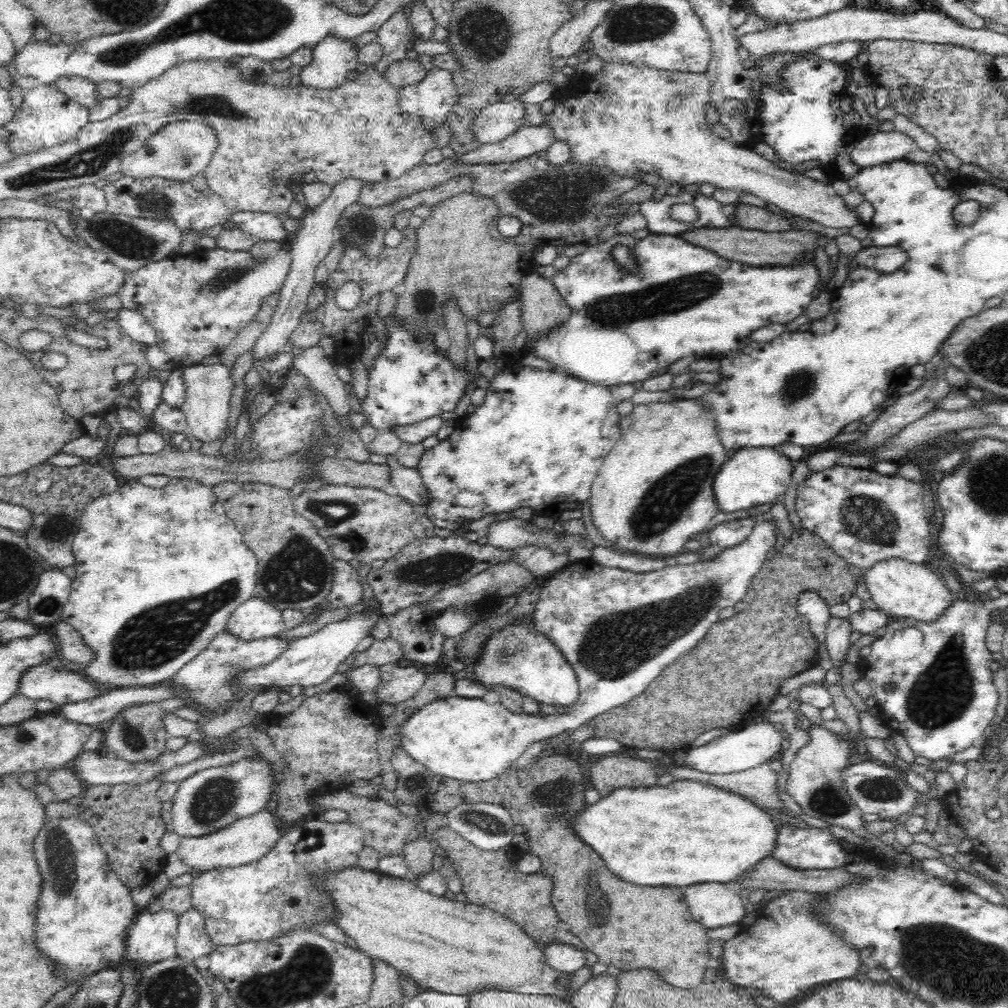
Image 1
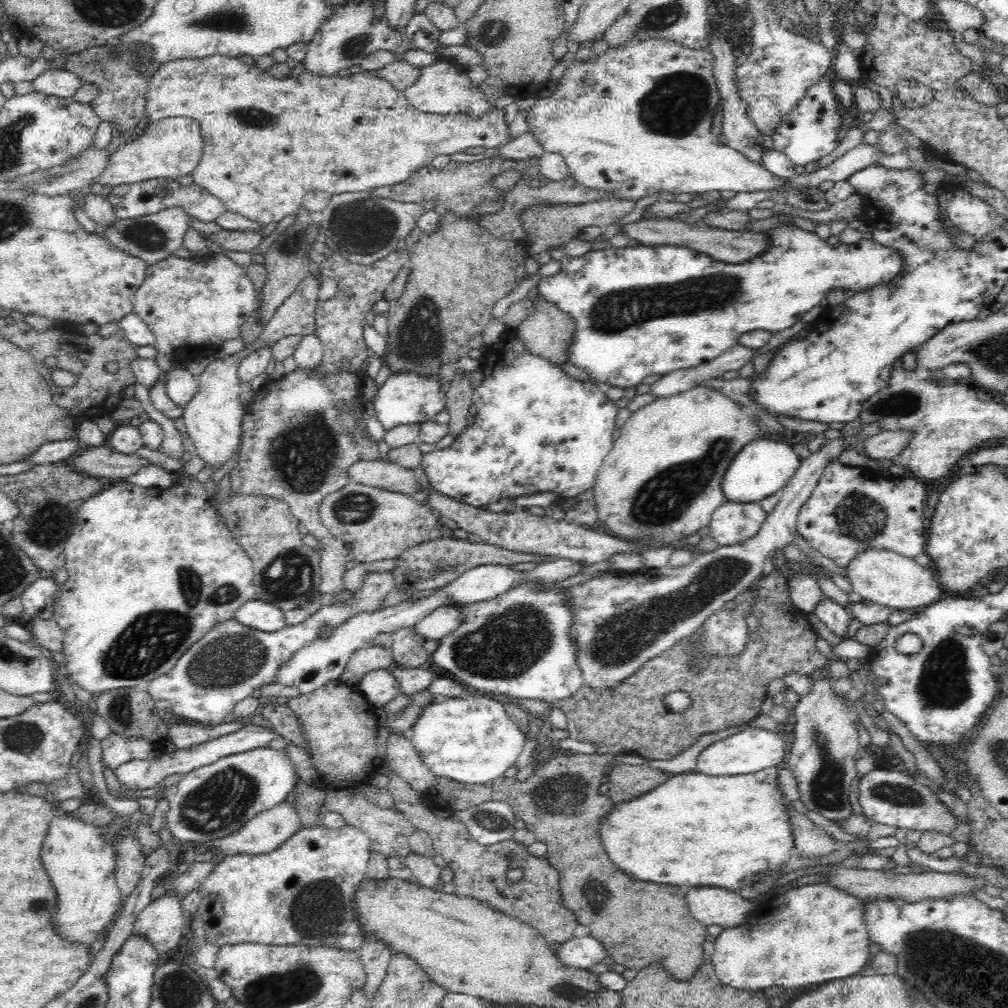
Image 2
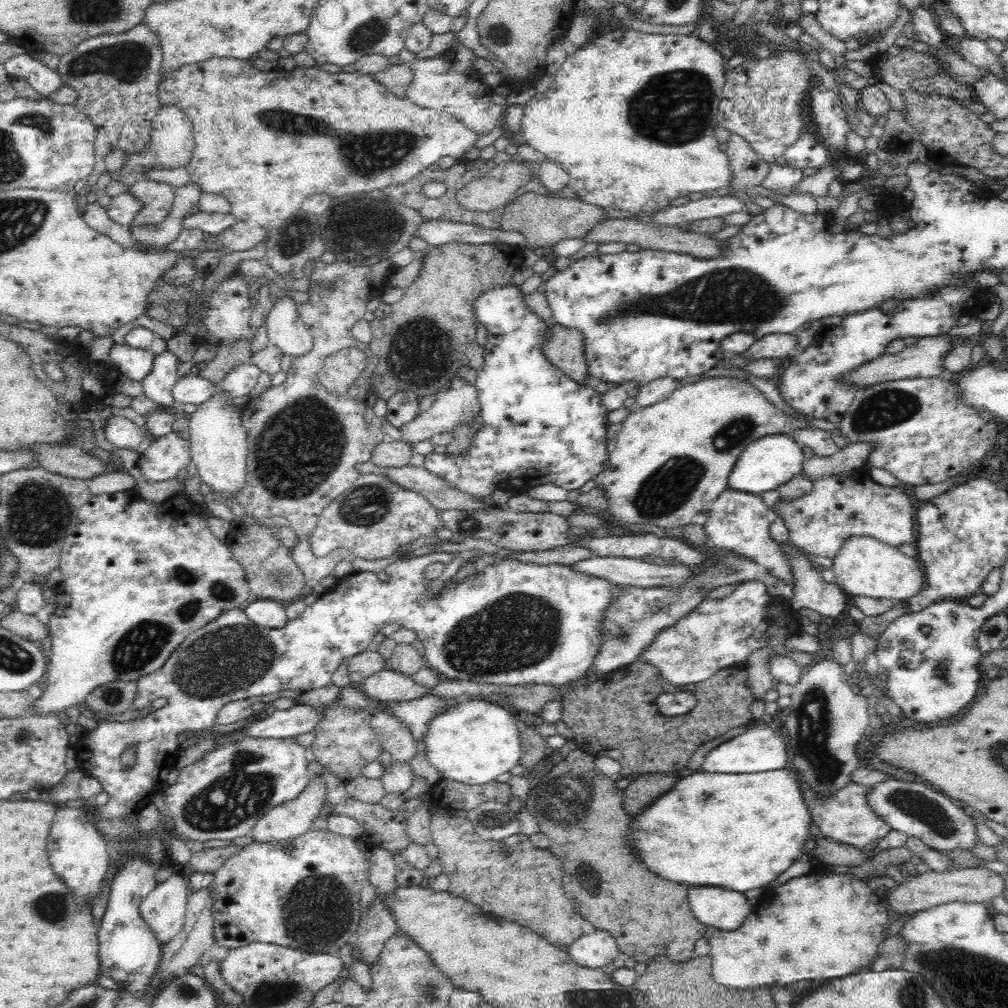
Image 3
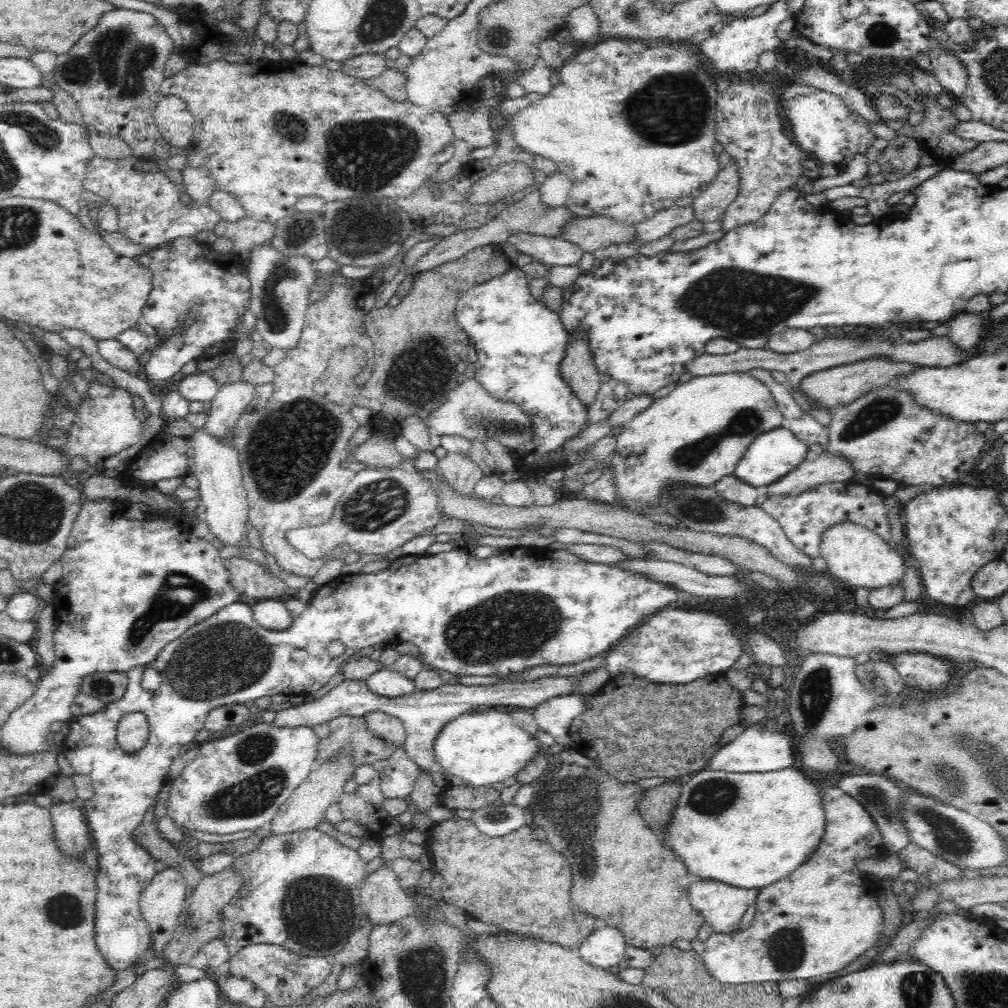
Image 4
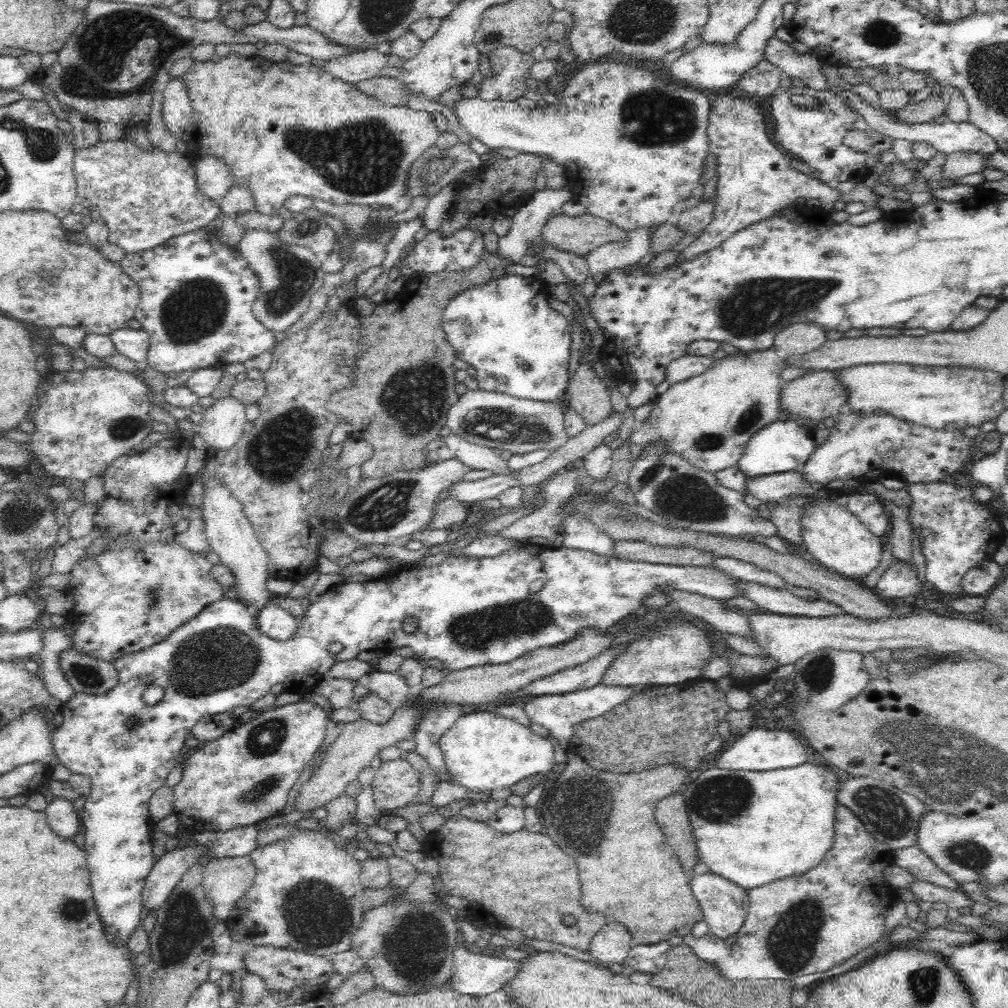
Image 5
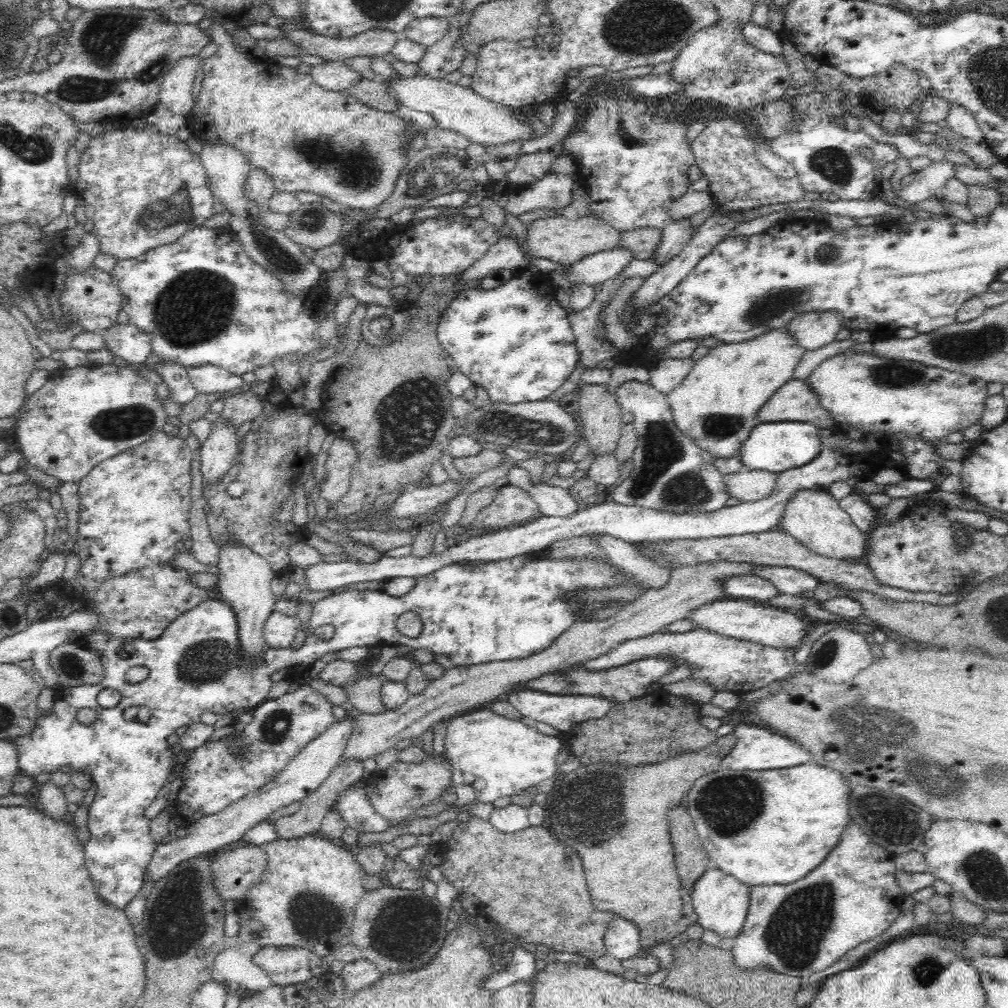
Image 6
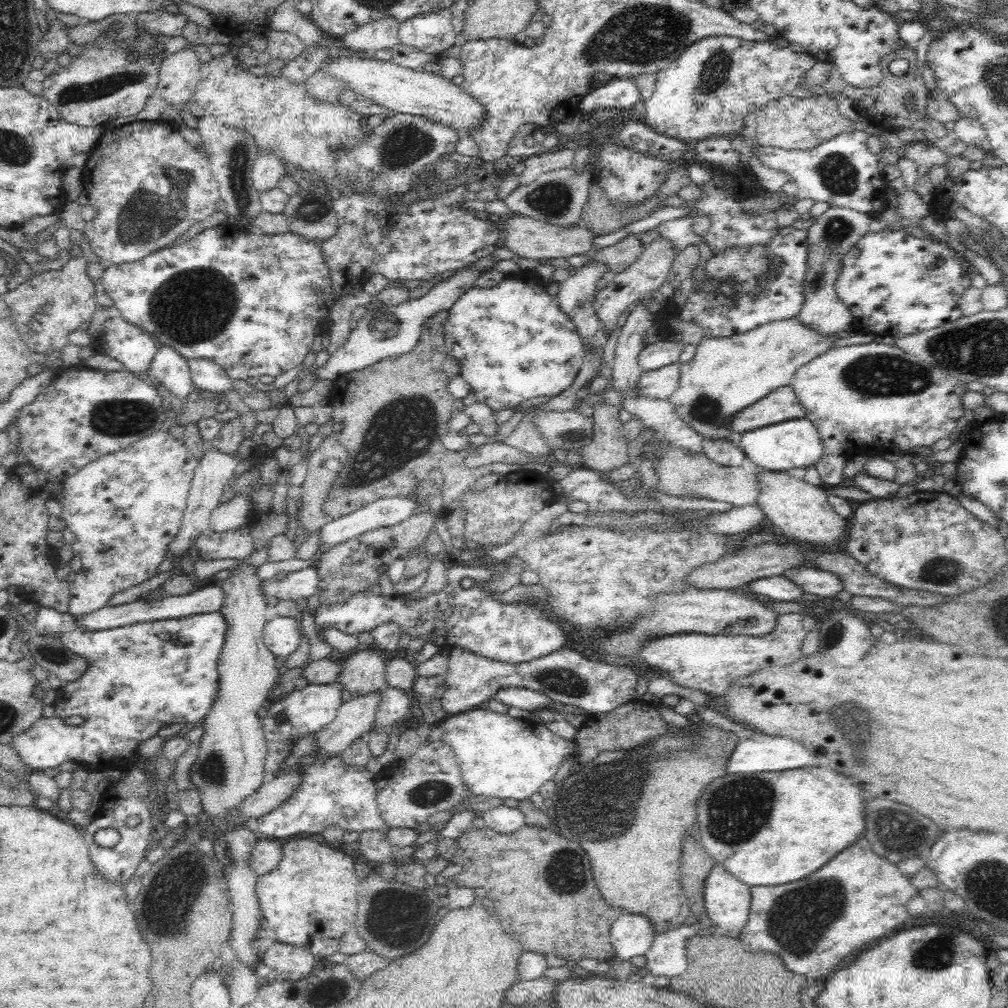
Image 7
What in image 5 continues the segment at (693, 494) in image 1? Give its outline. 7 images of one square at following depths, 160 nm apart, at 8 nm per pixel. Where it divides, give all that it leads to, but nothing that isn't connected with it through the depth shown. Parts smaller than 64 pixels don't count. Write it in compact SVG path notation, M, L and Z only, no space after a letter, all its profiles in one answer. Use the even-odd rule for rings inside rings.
M773 345L764 350L746 350L738 354L728 354L720 360L712 360L712 366L699 376L692 376L685 382L670 386L667 392L658 397L660 416L652 417L649 423L636 424L630 436L631 457L636 456L652 441L666 441L668 449L689 460L696 468L708 472L718 472L728 466L737 464L738 458L744 453L748 440L764 426L778 420L779 393L783 379L781 373L788 367L787 356Z

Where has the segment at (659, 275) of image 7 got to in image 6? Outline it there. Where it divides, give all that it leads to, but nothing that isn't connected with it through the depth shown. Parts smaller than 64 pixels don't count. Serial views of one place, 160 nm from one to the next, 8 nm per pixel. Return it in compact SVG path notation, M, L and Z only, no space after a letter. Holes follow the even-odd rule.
M678 219L663 226L660 232L660 242L656 244L650 259L656 263L656 270L678 256L692 238L690 219Z

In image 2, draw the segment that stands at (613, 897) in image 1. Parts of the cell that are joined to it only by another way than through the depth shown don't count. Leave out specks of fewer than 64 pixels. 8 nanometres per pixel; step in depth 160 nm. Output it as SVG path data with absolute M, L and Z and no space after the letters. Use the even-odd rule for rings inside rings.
M569 752L566 755L549 759L537 767L537 771L524 782L517 782L514 778L506 778L504 775L486 784L457 783L444 777L436 777L433 784L434 796L428 792L421 796L428 796L430 802L434 802L436 806L452 811L466 810L490 800L508 803L515 817L524 820L525 828L534 832L536 840L547 844L546 858L560 876L559 884L564 906L576 915L580 924L591 927L591 935L603 944L607 954L612 956L616 963L626 964L627 968L640 971L650 962L660 962L674 979L688 980L703 962L702 944L704 944L708 931L706 931L706 926L691 916L686 900L684 900L686 890L674 888L674 886L662 888L662 884L642 886L640 880L620 872L620 868L616 868L612 860L608 860L608 854L604 852L599 828L601 820L608 816L614 803L608 795L600 793L599 790L600 785L606 780L607 765L612 760L614 760L613 754L573 754Z

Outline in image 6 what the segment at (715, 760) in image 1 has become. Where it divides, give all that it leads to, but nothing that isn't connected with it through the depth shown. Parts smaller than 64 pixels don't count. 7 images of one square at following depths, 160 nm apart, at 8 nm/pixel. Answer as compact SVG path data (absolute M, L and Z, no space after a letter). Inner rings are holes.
M734 722L732 733L736 735L736 744L721 762L721 768L734 771L766 771L776 768L792 768L812 760L812 756L798 742L780 736L763 726L750 726Z

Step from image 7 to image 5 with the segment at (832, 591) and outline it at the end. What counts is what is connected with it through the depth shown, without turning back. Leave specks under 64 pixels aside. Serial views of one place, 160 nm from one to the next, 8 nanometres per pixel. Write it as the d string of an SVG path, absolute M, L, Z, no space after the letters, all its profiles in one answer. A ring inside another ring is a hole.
M720 557L711 564L711 567L719 568L727 572L728 576L732 576L732 578L737 578L738 580L744 580L745 582L756 583L780 590L790 588L785 579L778 573L770 572L767 568L754 566L754 564L744 560Z

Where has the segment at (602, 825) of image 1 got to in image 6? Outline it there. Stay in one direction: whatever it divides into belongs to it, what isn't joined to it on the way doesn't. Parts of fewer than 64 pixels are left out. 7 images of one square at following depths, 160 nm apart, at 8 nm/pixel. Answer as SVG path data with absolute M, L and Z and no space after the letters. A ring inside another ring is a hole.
M802 764L768 772L721 768L718 772L696 780L684 806L696 824L698 836L709 854L712 866L716 864L716 868L738 878L738 881L749 887L793 884L822 864L840 842L844 828L852 822L849 811L851 789L840 771L816 764Z

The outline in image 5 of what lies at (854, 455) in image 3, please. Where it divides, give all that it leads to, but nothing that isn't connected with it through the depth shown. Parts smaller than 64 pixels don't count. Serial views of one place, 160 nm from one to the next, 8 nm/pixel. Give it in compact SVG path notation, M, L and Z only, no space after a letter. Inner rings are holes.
M798 471L757 475L756 478L746 476L744 487L746 487L746 494L758 498L761 502L780 500L792 494L794 497L810 494L810 485L804 483Z

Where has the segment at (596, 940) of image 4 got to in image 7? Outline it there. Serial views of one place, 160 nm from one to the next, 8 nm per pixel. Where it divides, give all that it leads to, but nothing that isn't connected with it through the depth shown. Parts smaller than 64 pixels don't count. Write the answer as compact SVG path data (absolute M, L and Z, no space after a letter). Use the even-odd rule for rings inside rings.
M625 912L611 924L610 932L610 942L620 960L643 956L658 935L648 917Z

